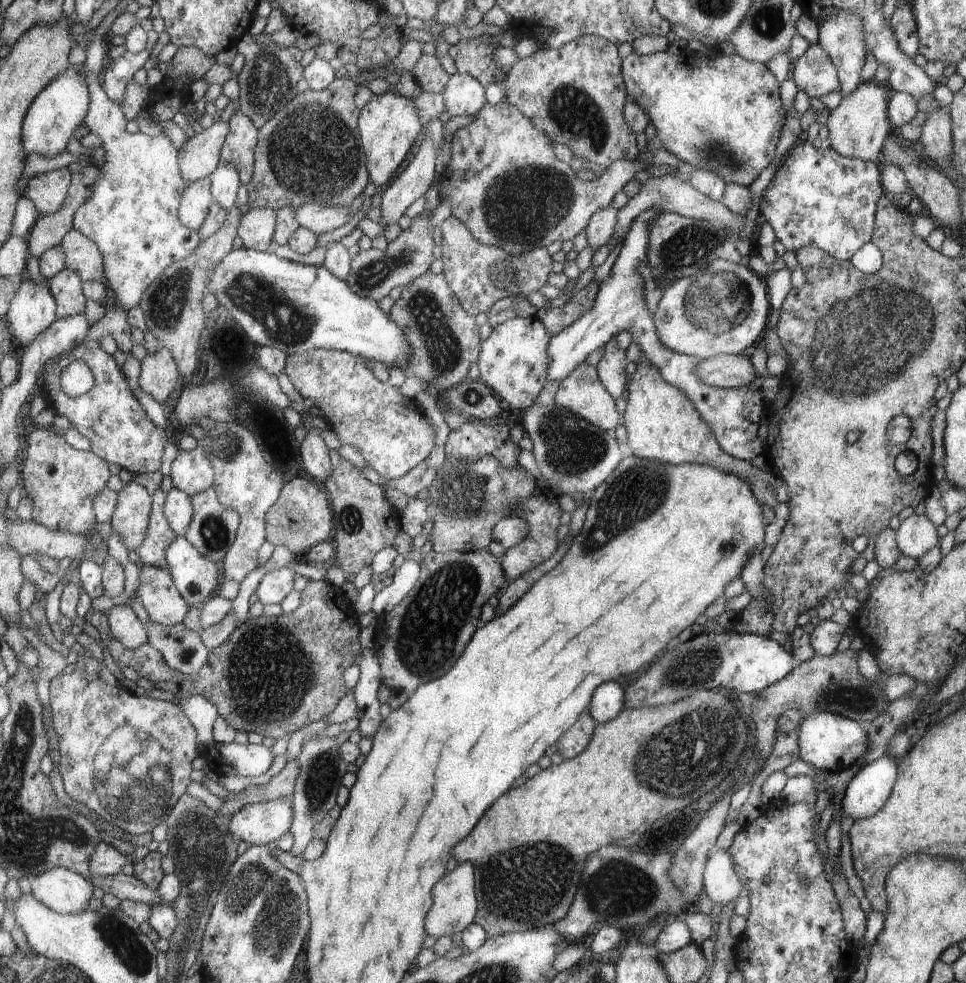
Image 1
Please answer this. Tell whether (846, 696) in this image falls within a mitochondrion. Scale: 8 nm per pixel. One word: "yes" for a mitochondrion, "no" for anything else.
yes

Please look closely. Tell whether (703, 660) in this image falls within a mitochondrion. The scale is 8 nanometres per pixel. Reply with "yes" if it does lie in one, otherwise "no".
yes

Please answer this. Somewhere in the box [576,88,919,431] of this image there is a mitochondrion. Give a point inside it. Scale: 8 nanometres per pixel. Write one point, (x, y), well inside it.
(716, 304)

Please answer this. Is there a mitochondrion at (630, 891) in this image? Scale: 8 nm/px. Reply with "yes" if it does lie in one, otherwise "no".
yes

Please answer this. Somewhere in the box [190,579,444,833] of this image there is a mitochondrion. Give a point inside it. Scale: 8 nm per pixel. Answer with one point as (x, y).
(251, 660)

